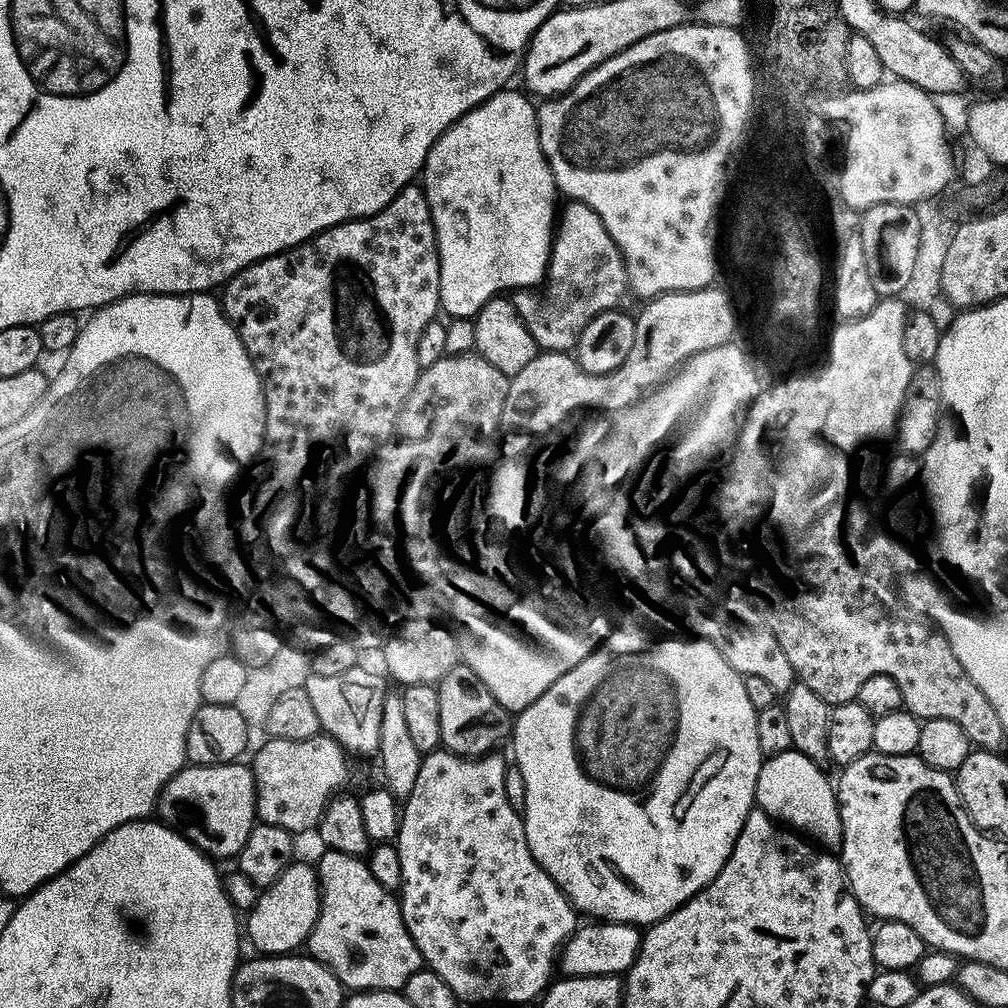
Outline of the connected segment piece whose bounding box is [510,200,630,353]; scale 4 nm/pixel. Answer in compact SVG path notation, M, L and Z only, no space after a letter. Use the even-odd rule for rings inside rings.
M577 200L565 205L554 228L552 256L542 286L535 290L516 290L510 296L537 349L546 352L571 353L590 321L603 312L623 309L624 303L630 300L624 259L602 218Z

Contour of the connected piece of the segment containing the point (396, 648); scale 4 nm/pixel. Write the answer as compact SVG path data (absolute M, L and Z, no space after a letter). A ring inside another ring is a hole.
M409 617L405 619L387 640L381 651L384 666L389 676L401 687L420 684L436 684L442 677L450 674L456 664L461 663L460 643L451 627L428 619Z

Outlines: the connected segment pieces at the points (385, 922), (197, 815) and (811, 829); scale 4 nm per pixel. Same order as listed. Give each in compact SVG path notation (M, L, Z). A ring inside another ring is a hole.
M331 850L321 853L320 861L314 864L316 879L320 881L320 913L312 933L308 935L307 951L313 960L325 964L340 979L345 989L356 992L403 989L410 974L420 971L422 961L418 946L414 946L414 938L410 938L410 930L406 930L399 899L386 891L374 874L370 874L367 863L361 857Z
M244 762L189 763L166 782L154 812L163 823L176 829L213 861L239 857L242 846L246 846L246 838L250 838L250 830L258 823L252 769Z
M795 750L767 757L760 765L754 804L773 820L803 834L821 849L836 850L842 842L840 804L836 801L833 781L828 781L827 774L820 768L823 767L817 761Z

